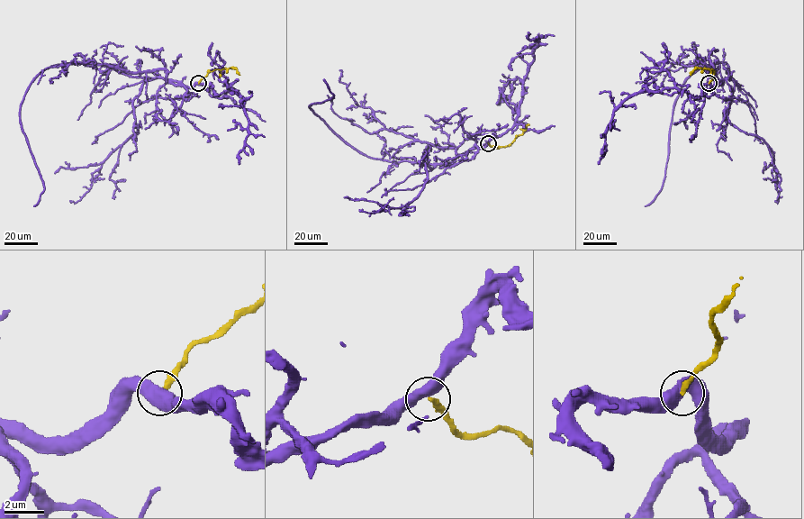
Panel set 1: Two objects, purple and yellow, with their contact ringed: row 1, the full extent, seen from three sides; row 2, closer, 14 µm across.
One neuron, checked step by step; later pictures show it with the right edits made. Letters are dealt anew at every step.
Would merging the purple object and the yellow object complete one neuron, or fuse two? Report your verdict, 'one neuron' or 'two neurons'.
two neurons

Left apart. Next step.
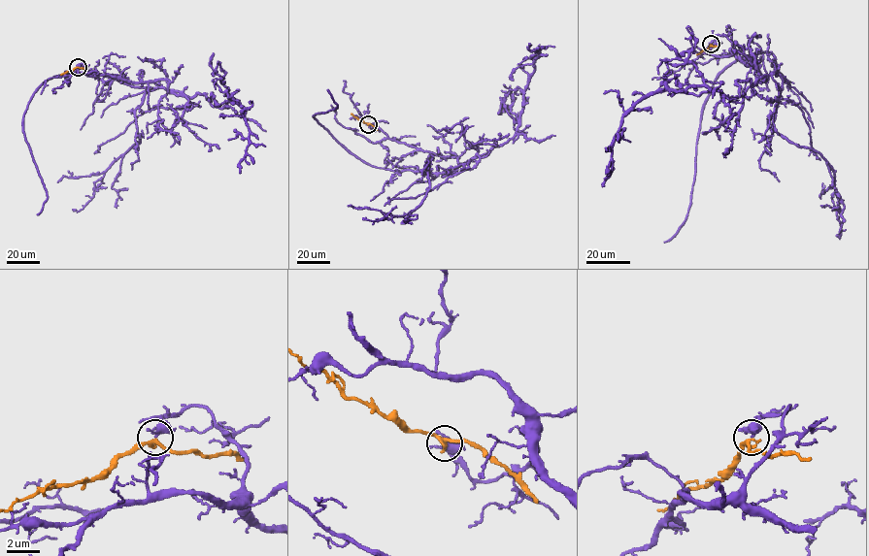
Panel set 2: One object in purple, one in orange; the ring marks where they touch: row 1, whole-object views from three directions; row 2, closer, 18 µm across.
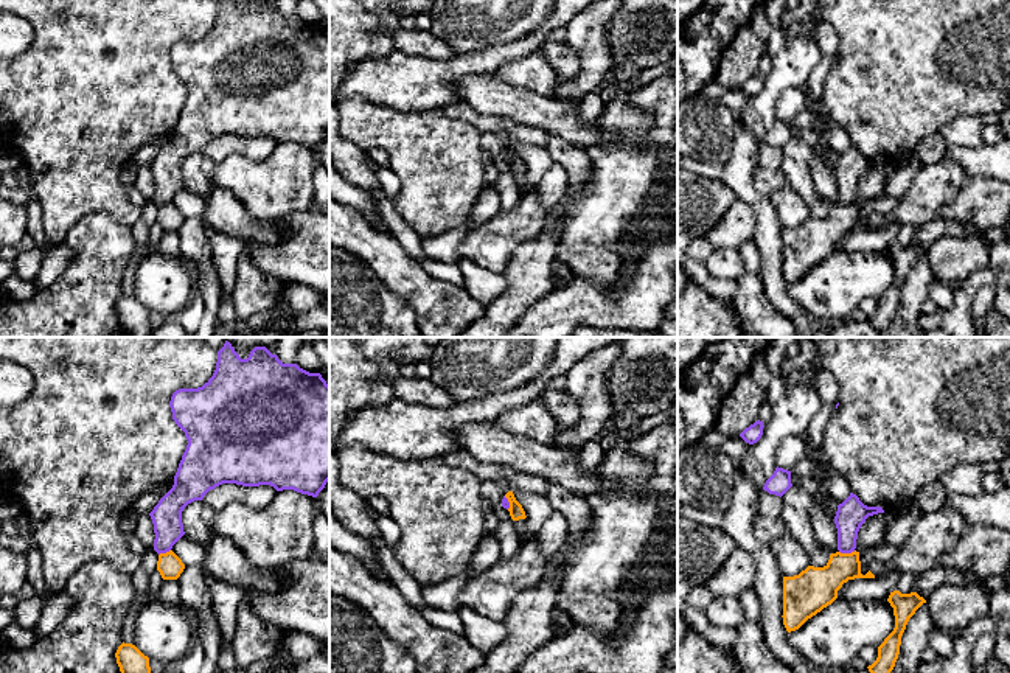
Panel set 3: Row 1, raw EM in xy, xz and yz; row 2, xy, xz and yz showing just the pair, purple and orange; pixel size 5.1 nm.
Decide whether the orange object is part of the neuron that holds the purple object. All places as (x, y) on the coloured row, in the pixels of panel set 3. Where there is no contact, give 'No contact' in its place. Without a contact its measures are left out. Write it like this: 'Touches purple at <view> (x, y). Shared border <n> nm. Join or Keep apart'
Touches purple at yz (847, 552). Shared border 90 nm. Keep apart

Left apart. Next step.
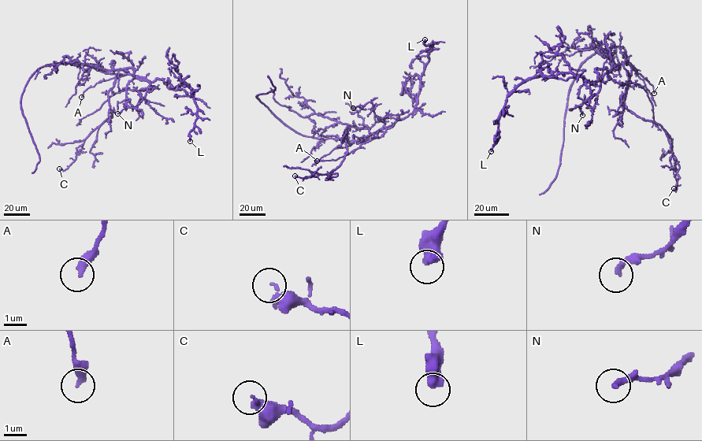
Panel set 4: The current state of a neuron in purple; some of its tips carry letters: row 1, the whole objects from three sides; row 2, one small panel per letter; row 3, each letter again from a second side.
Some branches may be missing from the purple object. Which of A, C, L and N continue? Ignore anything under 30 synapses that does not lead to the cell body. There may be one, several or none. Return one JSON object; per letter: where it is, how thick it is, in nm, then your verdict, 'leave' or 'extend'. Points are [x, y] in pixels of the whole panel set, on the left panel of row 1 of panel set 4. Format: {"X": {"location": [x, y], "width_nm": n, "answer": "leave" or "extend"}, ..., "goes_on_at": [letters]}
{"A": {"location": [81, 97], "width_nm": 320, "answer": "leave"}, "C": {"location": [59, 168], "width_nm": 120, "answer": "leave"}, "L": {"location": [190, 141], "width_nm": 550, "answer": "leave"}, "N": {"location": [117, 113], "width_nm": 280, "answer": "leave"}, "goes_on_at": []}

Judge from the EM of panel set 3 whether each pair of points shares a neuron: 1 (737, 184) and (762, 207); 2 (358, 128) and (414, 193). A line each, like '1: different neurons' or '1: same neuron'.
1: same neuron
2: same neuron

